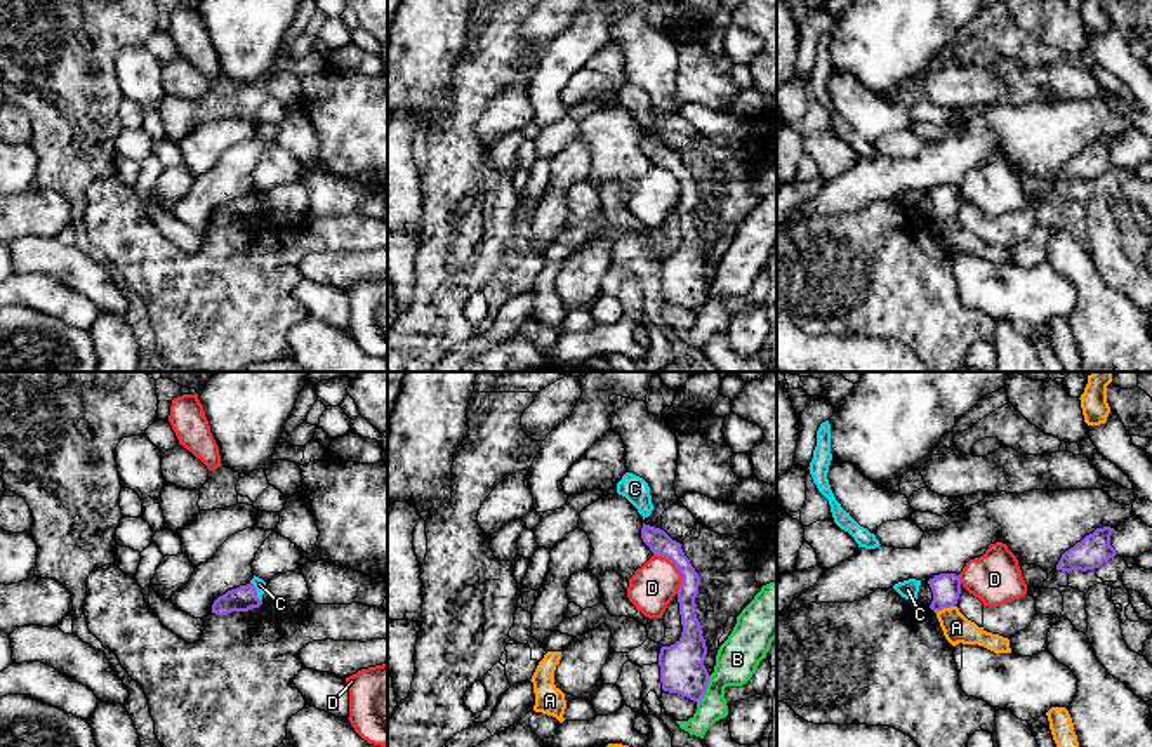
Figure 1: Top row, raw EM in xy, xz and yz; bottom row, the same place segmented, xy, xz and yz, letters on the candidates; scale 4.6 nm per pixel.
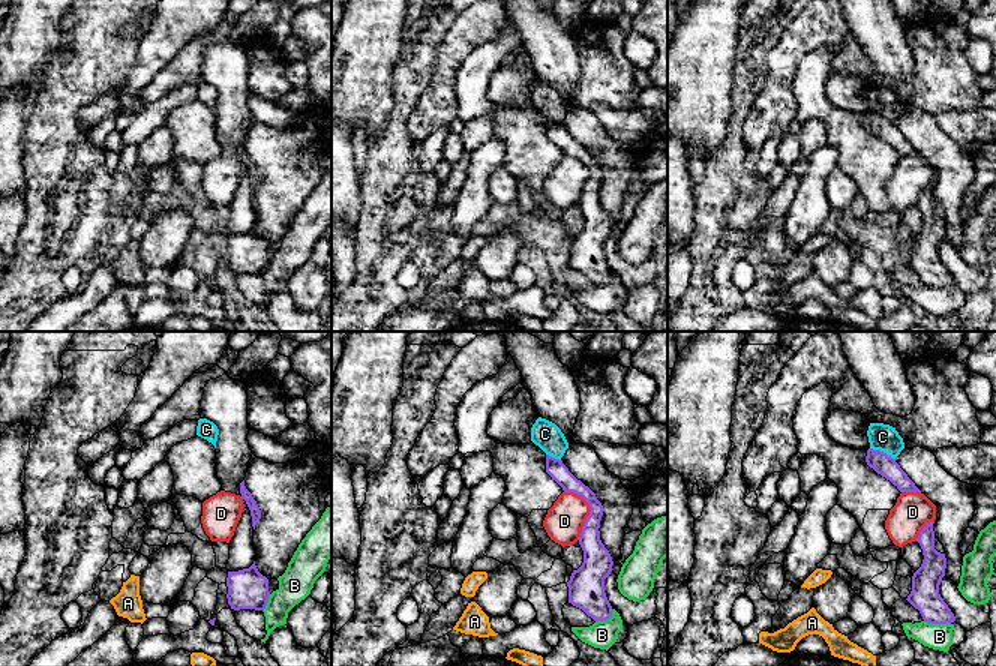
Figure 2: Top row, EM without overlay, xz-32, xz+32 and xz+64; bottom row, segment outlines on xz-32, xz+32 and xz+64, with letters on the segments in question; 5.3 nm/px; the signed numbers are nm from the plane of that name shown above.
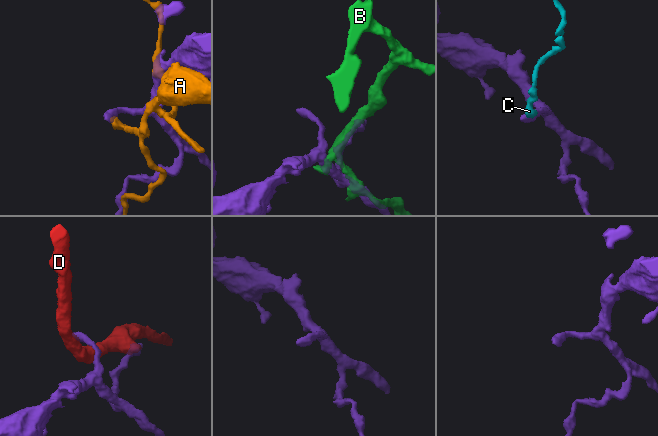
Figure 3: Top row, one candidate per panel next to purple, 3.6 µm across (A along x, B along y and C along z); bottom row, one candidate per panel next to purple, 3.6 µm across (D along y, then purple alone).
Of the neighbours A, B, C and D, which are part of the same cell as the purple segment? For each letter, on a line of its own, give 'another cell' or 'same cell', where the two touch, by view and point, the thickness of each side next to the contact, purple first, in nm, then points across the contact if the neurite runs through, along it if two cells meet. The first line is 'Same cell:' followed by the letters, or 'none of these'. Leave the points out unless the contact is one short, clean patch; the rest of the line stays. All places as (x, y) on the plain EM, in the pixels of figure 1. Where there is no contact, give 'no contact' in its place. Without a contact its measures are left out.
Same cell: none of these
A: another cell; meets purple in yz at (944, 218); 140 nm thick on the purple side, 130 nm on the other
B: another cell; meets purple in xz at (706, 301); 200 nm thick on the purple side, 200 nm on the other
C: another cell; meets purple in xy at (256, 202); 120 nm thick on the purple side, 60 nm on the other
D: another cell; meets purple in xz at (676, 178); 110 nm thick on the purple side, 220 nm on the other

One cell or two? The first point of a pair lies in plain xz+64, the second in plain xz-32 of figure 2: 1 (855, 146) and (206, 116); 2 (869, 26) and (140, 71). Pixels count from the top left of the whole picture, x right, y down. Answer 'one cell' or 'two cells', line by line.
1: one cell
2: two cells

